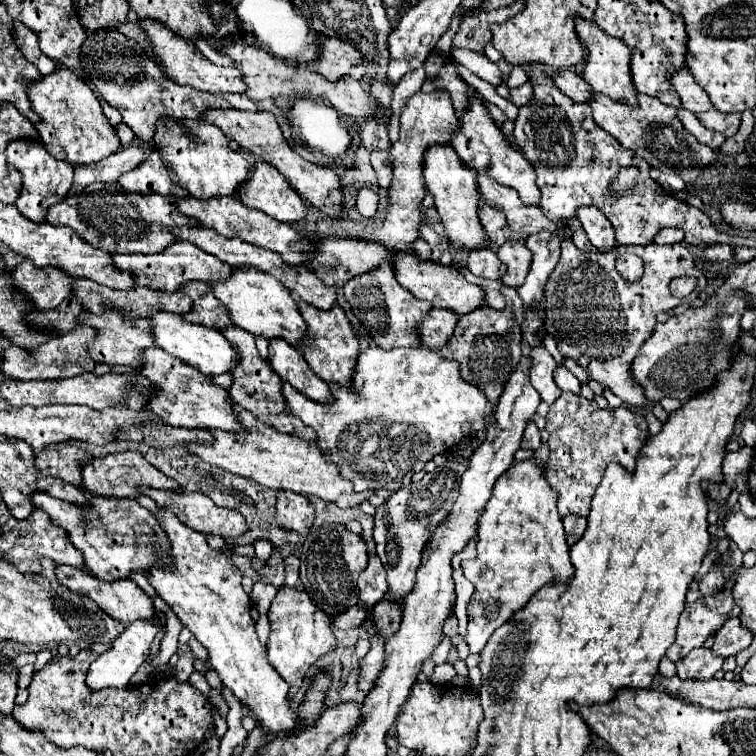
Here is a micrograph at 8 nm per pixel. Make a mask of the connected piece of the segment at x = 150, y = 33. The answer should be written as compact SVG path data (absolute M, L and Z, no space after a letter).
M141 23L141 29L147 33L147 39L153 43L155 55L161 61L163 71L167 73L169 79L173 79L177 85L189 85L197 91L207 91L207 93L245 93L245 81L243 81L243 71L241 69L225 69L225 67L217 67L213 65L207 57L201 55L201 51L193 45L187 43L185 39L181 39L179 35L173 35L169 29L165 29L161 23Z

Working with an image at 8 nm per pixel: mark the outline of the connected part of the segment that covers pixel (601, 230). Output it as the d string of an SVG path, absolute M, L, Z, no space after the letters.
M579 207L575 215L581 221L583 229L589 233L591 245L600 251L611 251L616 246L614 229L603 211L597 207Z

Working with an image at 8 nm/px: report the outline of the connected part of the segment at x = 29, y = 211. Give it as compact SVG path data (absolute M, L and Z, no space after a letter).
M19 139L17 143L9 143L7 147L7 159L13 167L19 169L21 177L23 177L23 189L21 195L17 199L17 209L21 215L25 215L27 219L31 219L33 223L43 223L47 209L55 203L63 203L71 183L73 183L73 167L69 167L69 163L61 163L59 159L53 159L53 155L49 155L43 147L43 143L25 143L25 139Z

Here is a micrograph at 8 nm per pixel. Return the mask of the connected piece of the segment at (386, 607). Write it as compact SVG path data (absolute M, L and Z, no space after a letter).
M383 599L381 603L375 603L375 607L373 607L373 621L375 621L375 627L377 627L379 635L389 639L393 635L393 631L397 631L399 623L401 623L399 605L395 605L389 599Z

